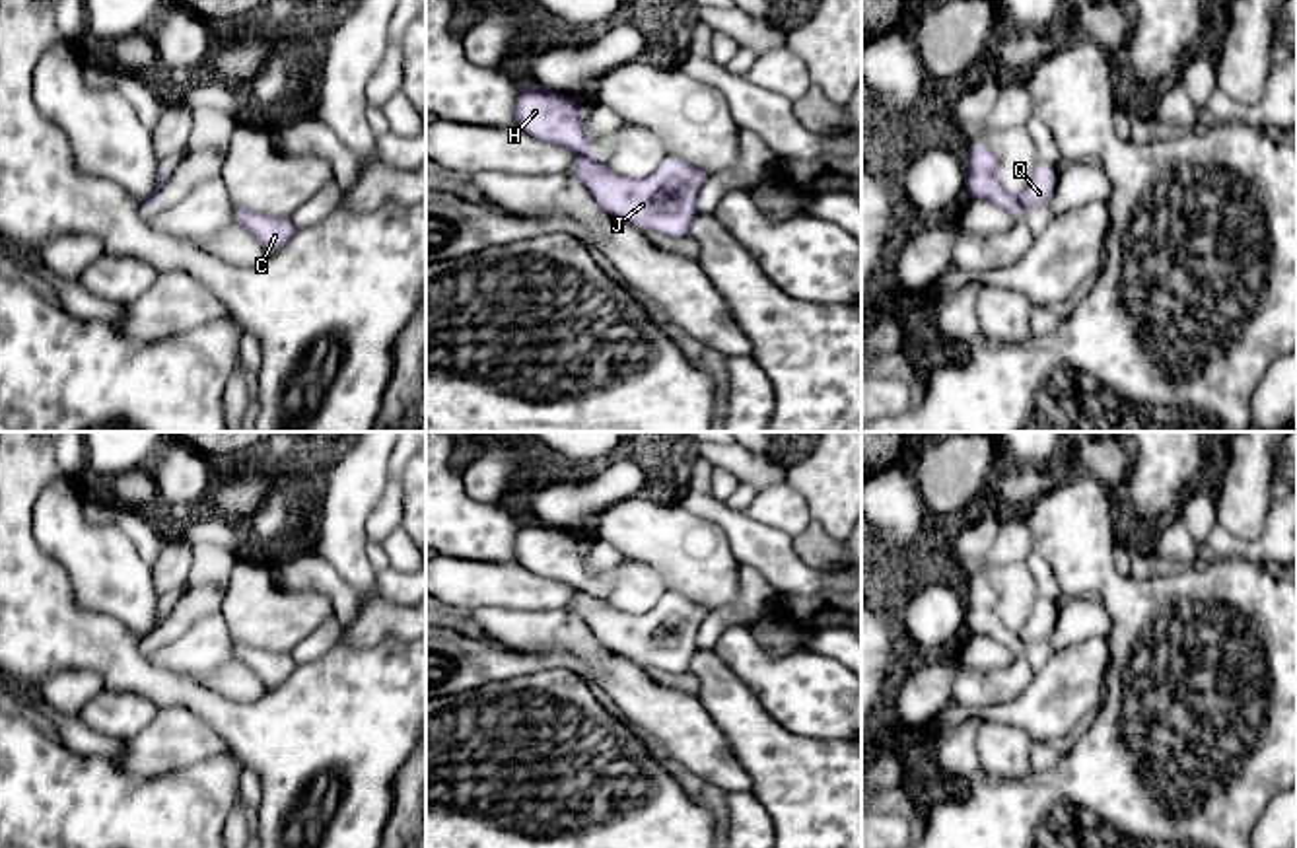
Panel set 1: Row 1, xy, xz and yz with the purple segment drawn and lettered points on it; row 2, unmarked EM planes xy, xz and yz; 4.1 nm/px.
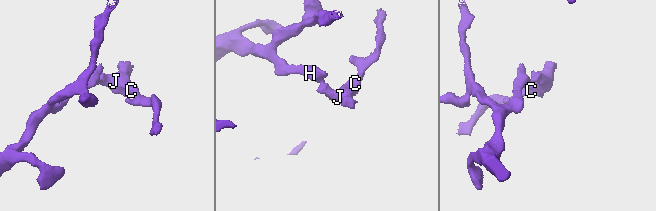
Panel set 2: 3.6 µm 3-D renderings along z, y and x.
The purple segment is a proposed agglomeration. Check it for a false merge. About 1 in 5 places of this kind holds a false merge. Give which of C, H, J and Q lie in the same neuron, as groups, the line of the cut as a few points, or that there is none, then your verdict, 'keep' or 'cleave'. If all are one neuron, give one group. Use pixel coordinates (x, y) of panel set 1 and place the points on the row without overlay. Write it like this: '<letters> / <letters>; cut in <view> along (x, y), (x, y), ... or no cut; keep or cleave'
C J Q / H; cut in xz along (592, 586), (576, 592); cleave

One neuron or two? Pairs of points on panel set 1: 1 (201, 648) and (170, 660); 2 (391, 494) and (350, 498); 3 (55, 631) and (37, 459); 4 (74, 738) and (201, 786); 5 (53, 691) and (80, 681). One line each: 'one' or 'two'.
1: one
2: two
3: one
4: two
5: one

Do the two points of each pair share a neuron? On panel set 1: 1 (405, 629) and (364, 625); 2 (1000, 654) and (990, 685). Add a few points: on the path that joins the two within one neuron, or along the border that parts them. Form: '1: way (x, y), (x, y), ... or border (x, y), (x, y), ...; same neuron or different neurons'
1: way (395, 625), (374, 625); same neuron
2: border (1016, 652), (992, 668), (963, 664); different neurons

